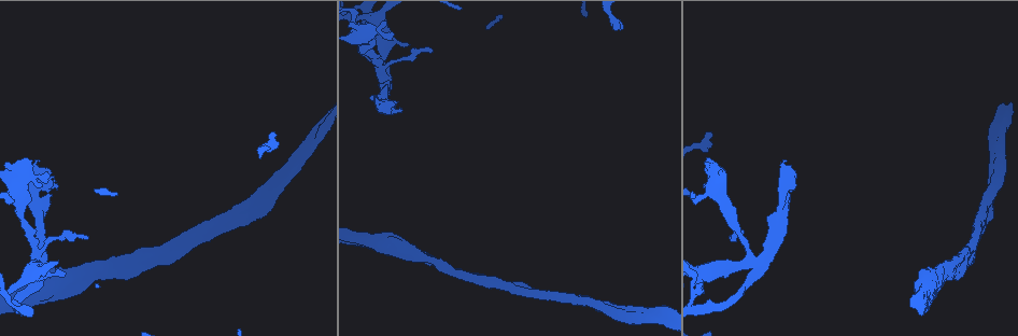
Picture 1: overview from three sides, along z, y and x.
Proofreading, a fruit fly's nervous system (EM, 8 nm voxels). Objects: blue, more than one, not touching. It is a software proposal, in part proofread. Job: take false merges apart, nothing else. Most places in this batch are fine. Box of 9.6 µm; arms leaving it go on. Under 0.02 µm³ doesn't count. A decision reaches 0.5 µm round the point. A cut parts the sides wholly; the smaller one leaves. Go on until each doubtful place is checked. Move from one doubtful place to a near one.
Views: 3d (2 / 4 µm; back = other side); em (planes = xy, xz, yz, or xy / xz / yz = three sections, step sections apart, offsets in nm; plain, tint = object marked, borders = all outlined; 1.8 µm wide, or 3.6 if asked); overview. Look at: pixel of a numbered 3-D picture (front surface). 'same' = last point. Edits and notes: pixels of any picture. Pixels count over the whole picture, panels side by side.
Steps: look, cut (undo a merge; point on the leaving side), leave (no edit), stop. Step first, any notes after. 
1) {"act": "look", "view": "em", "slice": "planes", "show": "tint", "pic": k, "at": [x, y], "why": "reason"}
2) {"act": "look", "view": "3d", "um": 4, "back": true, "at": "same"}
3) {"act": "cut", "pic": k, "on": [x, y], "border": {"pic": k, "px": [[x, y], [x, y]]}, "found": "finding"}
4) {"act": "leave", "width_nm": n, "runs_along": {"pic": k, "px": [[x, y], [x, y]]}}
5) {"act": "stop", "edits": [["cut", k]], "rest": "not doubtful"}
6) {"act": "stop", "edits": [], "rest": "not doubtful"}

{"act": "look", "view": "em", "slice": "planes", "show": "borders", "pic": 1, "at": [380, 66], "why": "arms run side by side"}

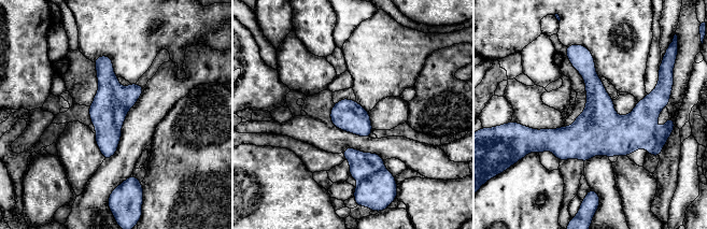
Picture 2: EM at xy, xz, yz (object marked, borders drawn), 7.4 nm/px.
{"act": "leave", "width_nm": 240, "found": "all the same neuron"}

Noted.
{"act": "look", "view": "em", "slice": "planes", "show": "tint", "pic": 1, "at": [790, 187]}

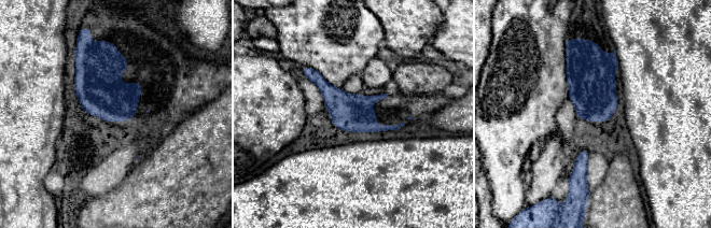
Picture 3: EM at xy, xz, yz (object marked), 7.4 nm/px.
{"act": "leave", "runs_along": {"pic": 3, "px": [[306, 70], [371, 127], [390, 127]]}, "found": "all the same neuron"}

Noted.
{"act": "look", "view": "3d", "um": 4, "pic": 1, "at": [232, 214], "why": "side arm on a straight run"}

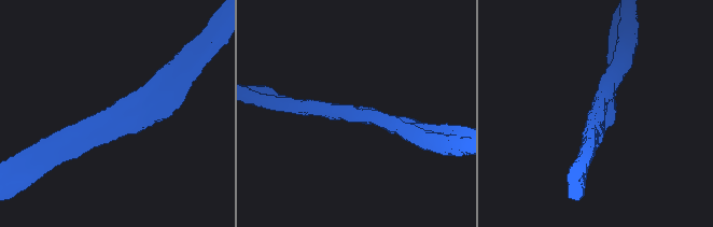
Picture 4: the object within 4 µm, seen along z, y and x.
{"act": "look", "view": "em", "slice": "planes", "show": "plain", "pic": 4, "at": [111, 115], "why": "now the EM"}

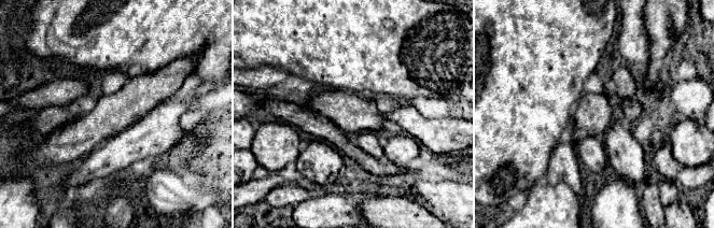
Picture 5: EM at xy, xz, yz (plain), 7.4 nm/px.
{"act": "look", "view": "em", "slice": "planes", "show": "tint", "at": "same", "why": "with the object marked"}

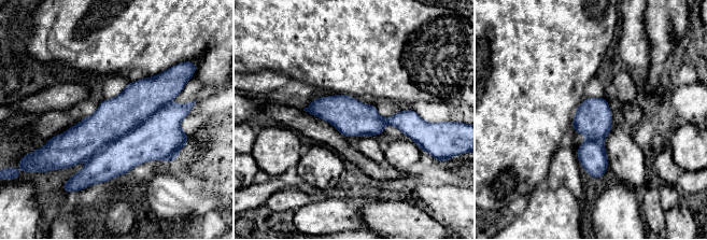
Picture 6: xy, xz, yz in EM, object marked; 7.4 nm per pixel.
{"act": "leave", "runs_along": {"pic": 6, "px": [[310, 109], [419, 125]]}, "found": "continuous, no second neuron"}

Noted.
{"act": "look", "view": "3d", "um": 4, "pic": 1, "at": [612, 309], "why": "touches itself"}

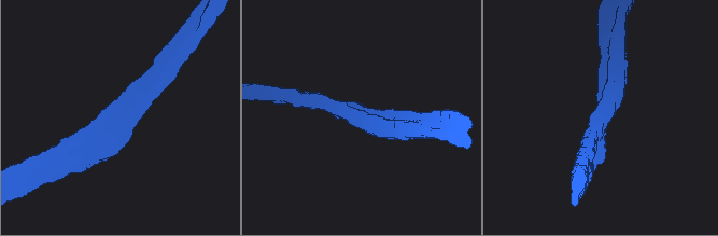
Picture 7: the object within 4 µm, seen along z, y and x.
{"act": "look", "view": "em", "slice": "planes", "show": "plain", "pic": 7, "at": [363, 113]}

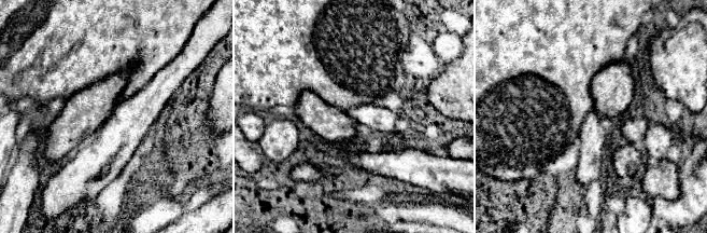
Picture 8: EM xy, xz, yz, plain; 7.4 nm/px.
{"act": "look", "view": "em", "slice": "planes", "show": "tint", "at": "same"}

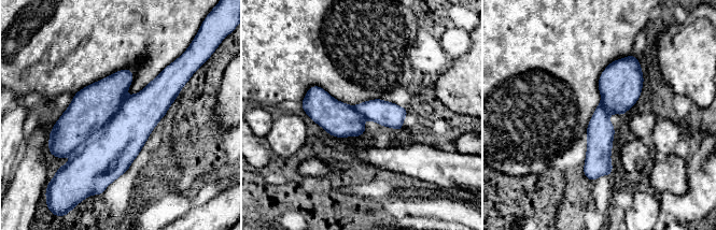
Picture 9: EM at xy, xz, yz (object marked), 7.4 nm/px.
{"act": "leave", "width_nm": 240, "runs_along": {"pic": 9, "px": [[632, 58], [601, 114], [591, 175]]}, "found": "continuous, no second neuron"}

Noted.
{"act": "stop", "edits": [], "rest": "not doubtful"}

